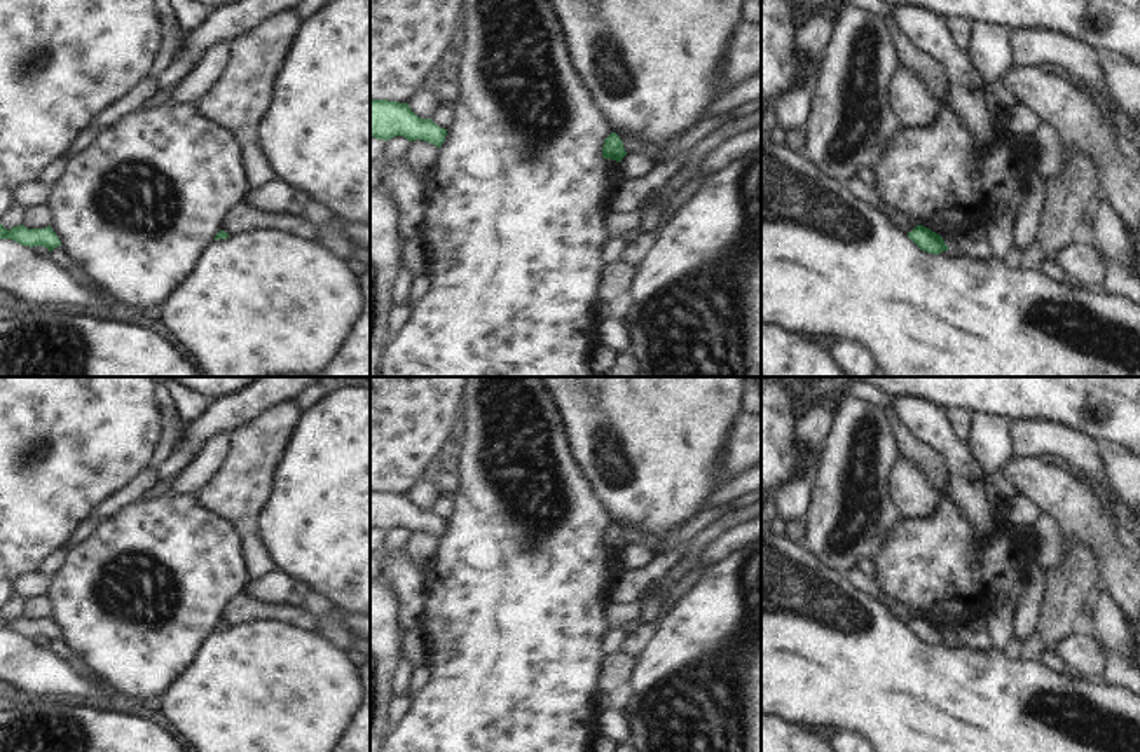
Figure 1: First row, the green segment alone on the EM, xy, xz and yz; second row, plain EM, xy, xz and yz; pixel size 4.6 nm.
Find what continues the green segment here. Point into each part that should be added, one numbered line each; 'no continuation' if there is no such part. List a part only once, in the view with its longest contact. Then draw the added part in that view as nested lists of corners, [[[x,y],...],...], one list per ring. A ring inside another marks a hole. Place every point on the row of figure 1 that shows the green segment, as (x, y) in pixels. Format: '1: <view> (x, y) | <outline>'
no continuation

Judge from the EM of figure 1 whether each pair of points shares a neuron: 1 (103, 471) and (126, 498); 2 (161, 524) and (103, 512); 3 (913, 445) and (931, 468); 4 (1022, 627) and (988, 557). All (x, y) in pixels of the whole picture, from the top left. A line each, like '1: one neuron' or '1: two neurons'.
1: two neurons
2: two neurons
3: one neuron
4: two neurons

